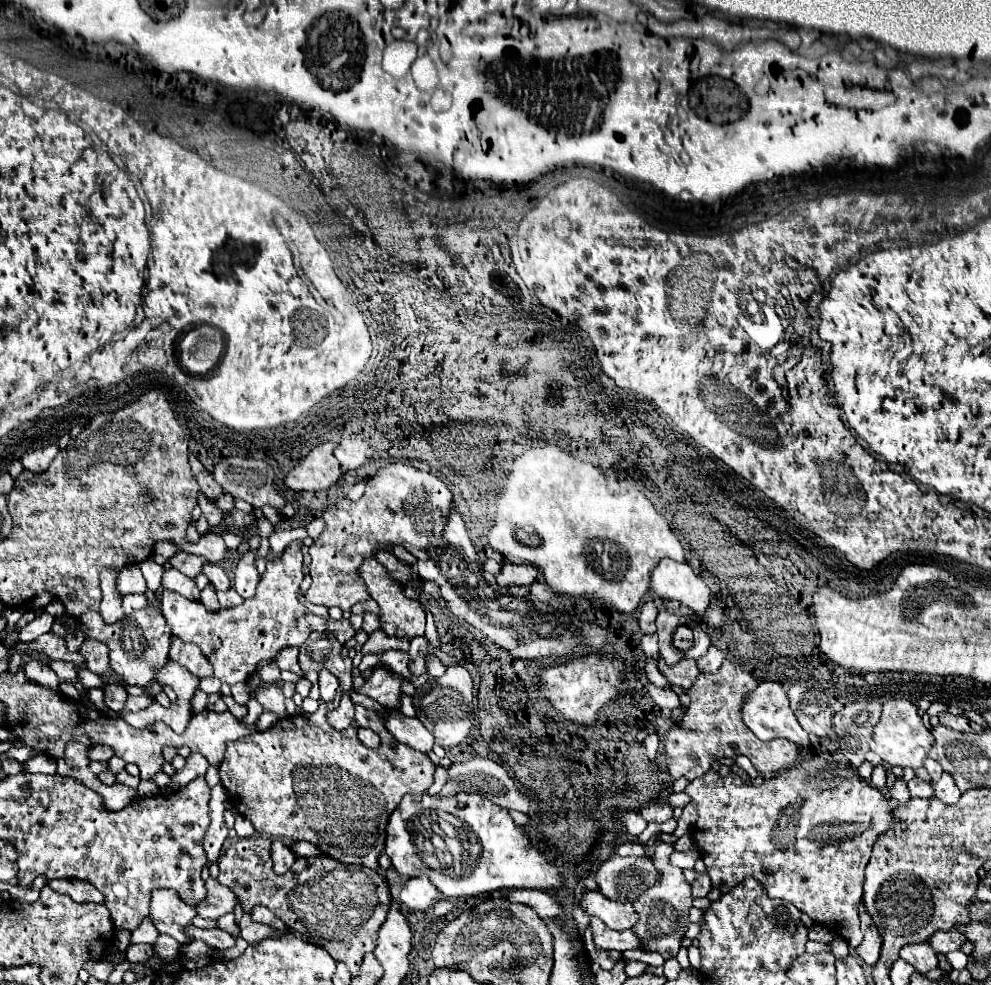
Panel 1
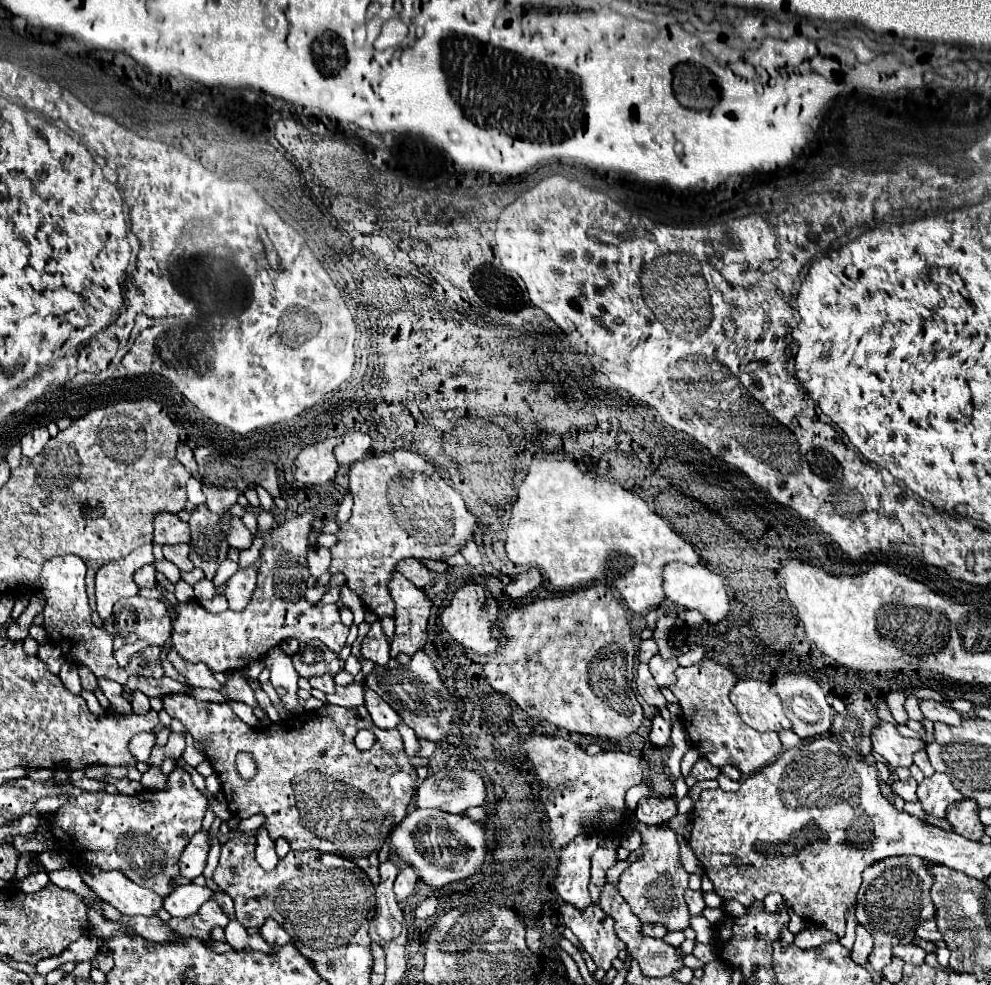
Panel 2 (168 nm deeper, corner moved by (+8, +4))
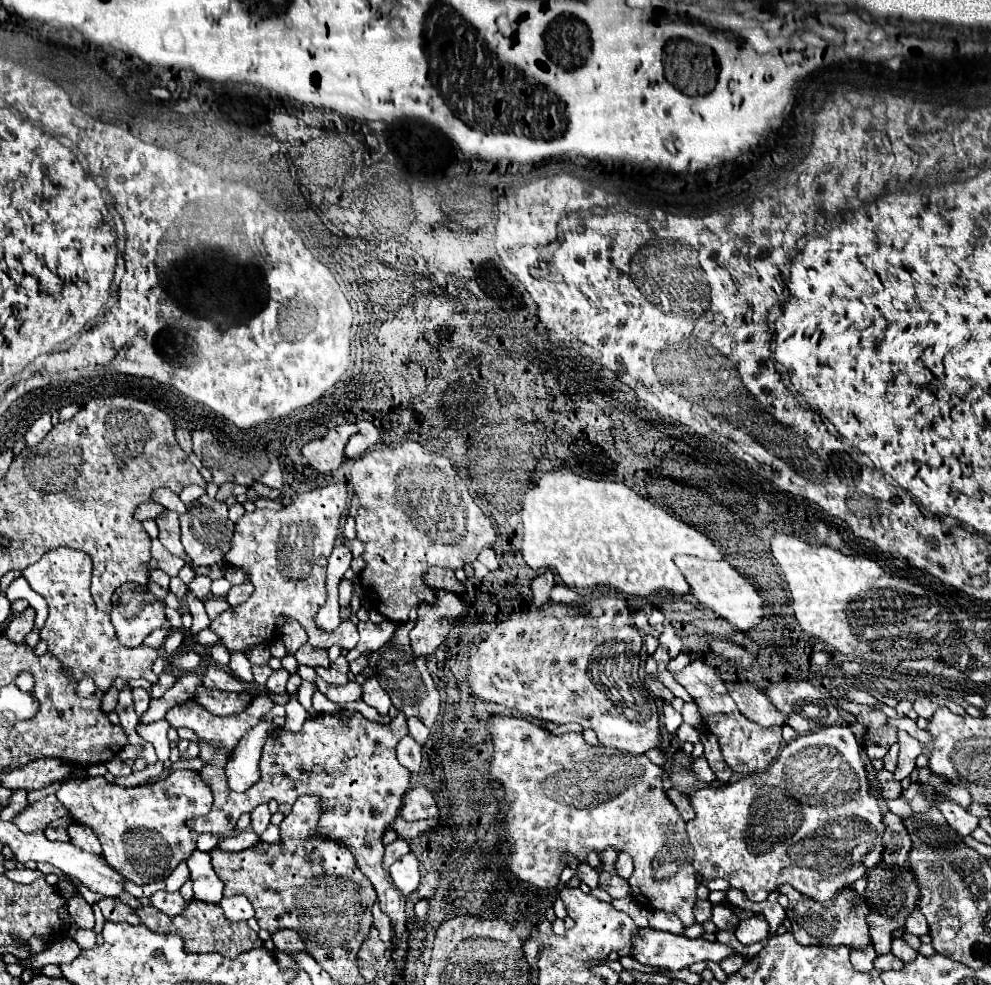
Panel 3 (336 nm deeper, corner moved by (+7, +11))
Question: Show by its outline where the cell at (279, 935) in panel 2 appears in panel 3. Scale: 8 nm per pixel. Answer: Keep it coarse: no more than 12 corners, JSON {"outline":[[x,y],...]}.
{"outline":[[295,930],[275,932],[273,942],[285,954],[305,952]]}

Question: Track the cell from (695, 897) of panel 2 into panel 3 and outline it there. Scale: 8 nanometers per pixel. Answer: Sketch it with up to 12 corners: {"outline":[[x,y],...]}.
{"outline":[[697,900],[695,920],[699,924],[711,920],[709,900]]}

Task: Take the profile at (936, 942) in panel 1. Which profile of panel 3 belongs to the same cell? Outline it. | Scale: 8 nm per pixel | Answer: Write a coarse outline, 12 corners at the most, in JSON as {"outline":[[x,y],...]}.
{"outline":[[919,910],[905,920],[905,930],[915,936],[927,934],[925,916]]}

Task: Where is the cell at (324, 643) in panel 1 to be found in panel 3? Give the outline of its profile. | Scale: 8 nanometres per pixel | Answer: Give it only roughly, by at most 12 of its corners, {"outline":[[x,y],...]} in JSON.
{"outline":[[303,644],[295,658],[299,664],[329,666],[325,650]]}

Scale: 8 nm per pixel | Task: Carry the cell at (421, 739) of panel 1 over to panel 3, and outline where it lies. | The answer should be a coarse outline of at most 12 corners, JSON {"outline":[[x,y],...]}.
{"outline":[[375,676],[363,682],[363,702],[379,714],[391,706],[389,694]]}

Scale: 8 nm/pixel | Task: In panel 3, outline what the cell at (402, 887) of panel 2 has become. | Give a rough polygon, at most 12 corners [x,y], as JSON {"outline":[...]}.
{"outline":[[405,854],[389,868],[395,888],[409,896],[419,886],[419,860]]}

